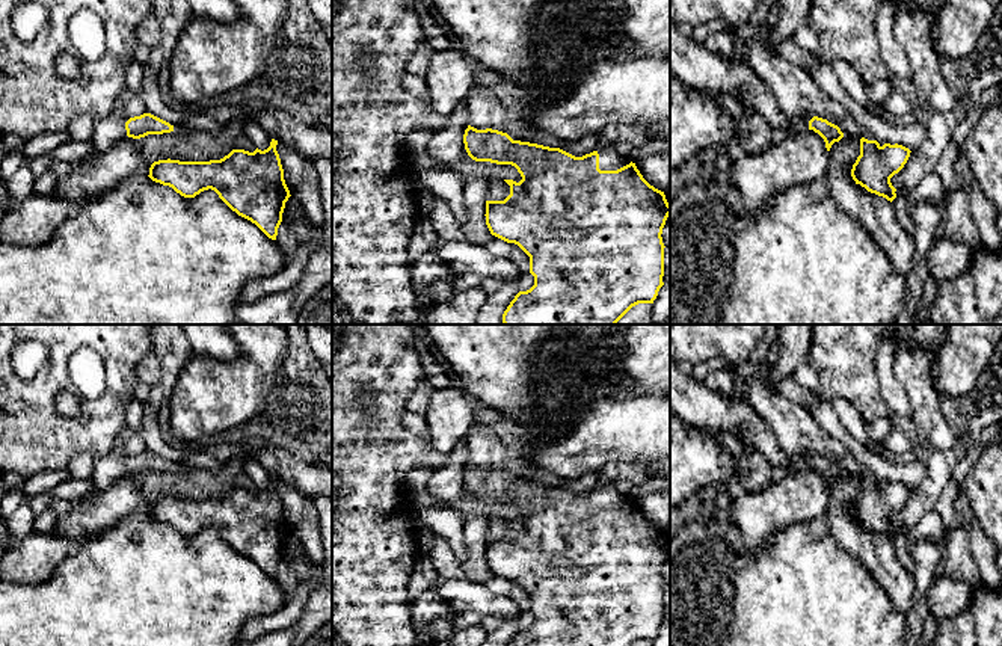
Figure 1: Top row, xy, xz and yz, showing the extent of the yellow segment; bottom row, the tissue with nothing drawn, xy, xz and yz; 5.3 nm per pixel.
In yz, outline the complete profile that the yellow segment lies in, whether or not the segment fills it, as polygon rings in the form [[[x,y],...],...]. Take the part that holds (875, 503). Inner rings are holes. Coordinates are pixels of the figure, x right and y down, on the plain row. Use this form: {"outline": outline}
{"outline": [[[862,475],[860,494],[853,503],[851,515],[856,522],[892,540],[896,536],[896,527],[890,516],[904,506],[910,491],[908,486],[898,481],[881,484],[877,478]]]}

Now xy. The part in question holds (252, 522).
{"outline": [[[272,477],[264,489],[232,488],[220,498],[180,500],[158,498],[149,506],[149,516],[172,525],[184,536],[214,528],[238,554],[255,561],[269,577],[276,578],[290,528]]]}

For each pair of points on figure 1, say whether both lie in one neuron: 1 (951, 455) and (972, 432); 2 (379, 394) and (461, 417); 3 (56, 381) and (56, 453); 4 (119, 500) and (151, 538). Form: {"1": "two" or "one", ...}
{"1": "one", "2": "two", "3": "one", "4": "two"}

